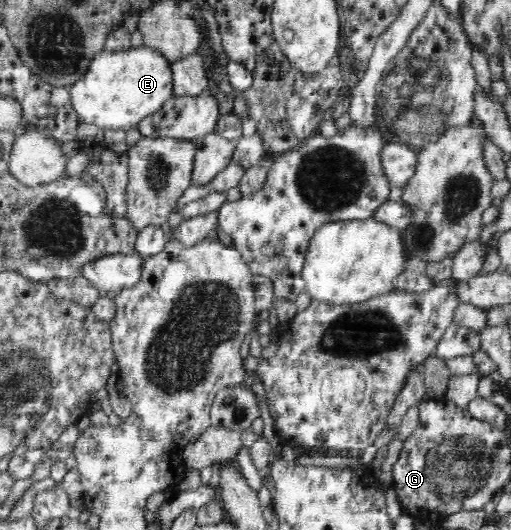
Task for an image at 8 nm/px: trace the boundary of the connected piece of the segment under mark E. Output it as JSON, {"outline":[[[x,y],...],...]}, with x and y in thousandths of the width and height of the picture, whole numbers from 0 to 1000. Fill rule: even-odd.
{"outline":[[[282,85],[256,89],[250,98],[211,98],[202,94],[180,113],[172,134],[157,151],[133,166],[143,209],[153,217],[153,230],[180,236],[188,245],[254,245],[270,238],[272,230],[319,204],[321,192],[339,185],[335,121],[323,115],[313,98],[301,98]]]}

